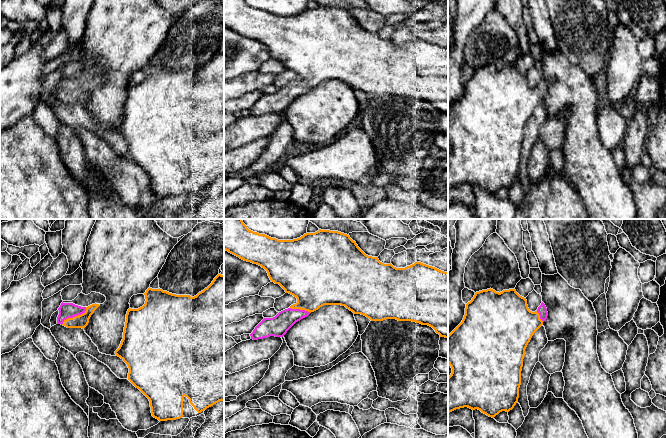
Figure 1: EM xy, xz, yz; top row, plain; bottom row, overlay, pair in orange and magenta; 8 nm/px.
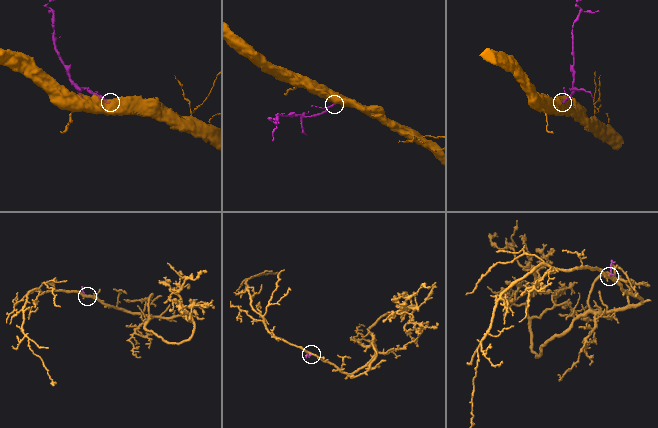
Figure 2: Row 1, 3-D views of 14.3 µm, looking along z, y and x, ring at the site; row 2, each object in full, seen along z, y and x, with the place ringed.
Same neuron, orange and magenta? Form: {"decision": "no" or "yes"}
{"decision": "yes"}

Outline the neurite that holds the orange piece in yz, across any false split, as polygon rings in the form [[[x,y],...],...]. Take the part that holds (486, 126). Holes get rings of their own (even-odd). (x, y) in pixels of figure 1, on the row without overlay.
[[[490,64],[476,68],[466,80],[462,98],[448,111],[448,140],[452,144],[448,153],[448,189],[468,183],[494,194],[502,187],[512,186],[519,174],[525,125],[547,92],[547,84],[543,78],[532,88],[528,84],[526,74],[520,72],[515,65],[499,69]]]

